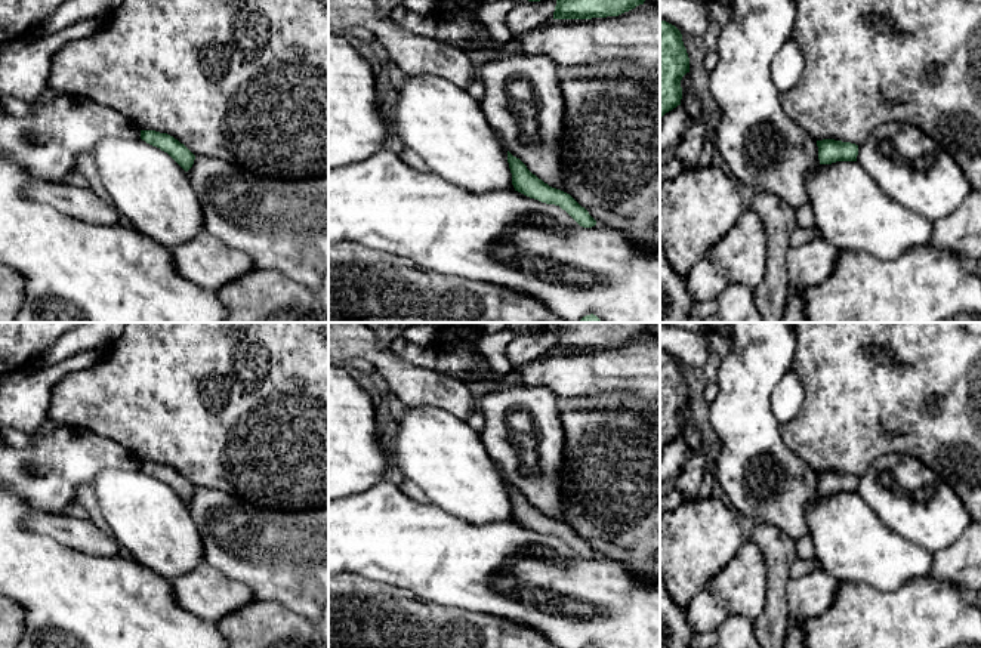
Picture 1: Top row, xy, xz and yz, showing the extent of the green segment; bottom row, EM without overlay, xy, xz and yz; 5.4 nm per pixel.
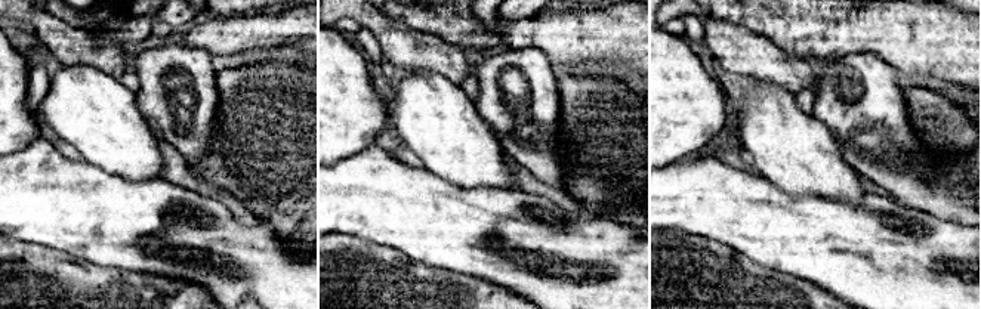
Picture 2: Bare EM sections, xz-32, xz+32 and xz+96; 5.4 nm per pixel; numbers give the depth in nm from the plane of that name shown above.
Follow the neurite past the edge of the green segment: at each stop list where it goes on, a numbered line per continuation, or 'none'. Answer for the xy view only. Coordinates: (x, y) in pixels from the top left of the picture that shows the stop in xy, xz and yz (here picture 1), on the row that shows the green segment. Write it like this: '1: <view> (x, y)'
none

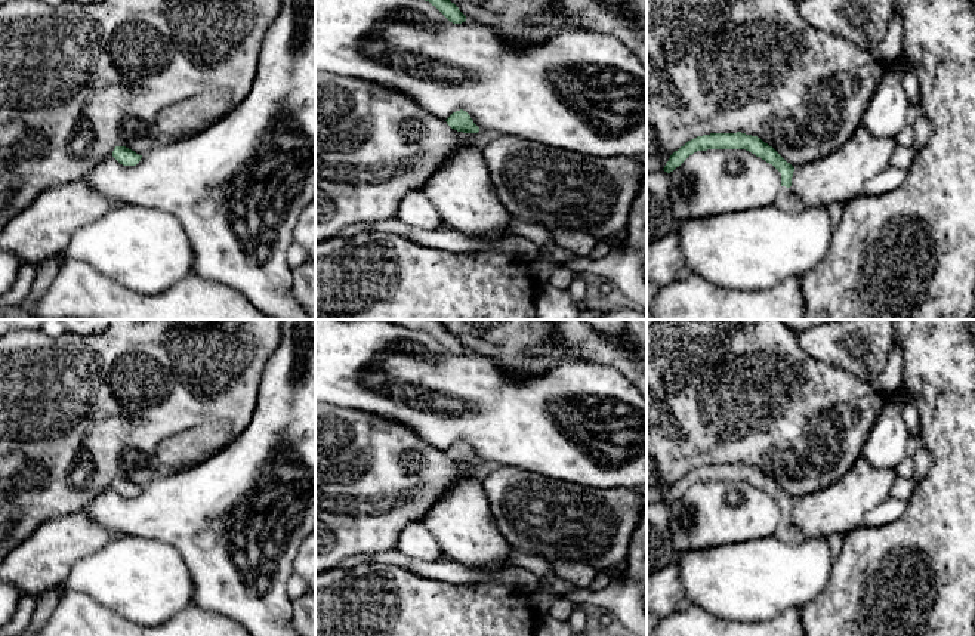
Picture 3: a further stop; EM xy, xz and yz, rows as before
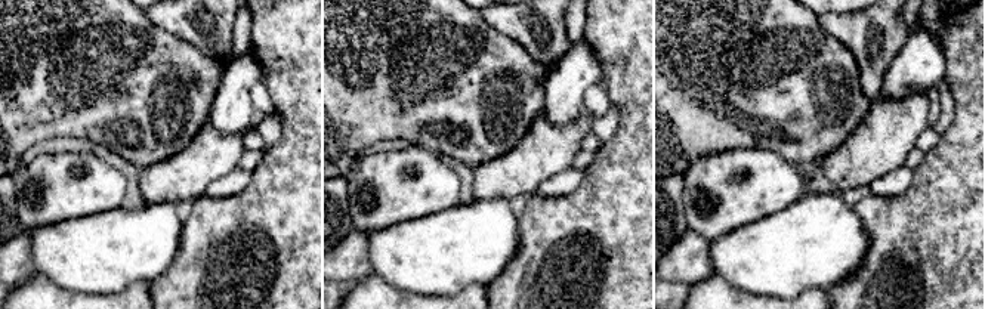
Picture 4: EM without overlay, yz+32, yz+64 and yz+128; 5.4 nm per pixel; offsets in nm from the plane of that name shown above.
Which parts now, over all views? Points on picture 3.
1: yz (786, 200)

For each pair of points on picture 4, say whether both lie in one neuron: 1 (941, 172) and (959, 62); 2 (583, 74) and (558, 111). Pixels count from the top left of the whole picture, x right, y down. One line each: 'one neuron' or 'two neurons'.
1: one neuron
2: one neuron

